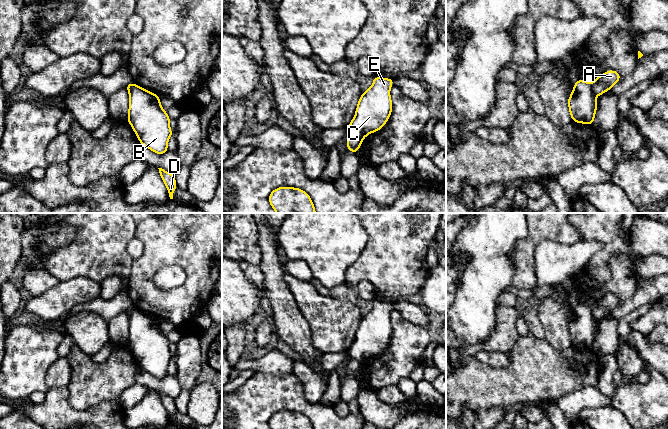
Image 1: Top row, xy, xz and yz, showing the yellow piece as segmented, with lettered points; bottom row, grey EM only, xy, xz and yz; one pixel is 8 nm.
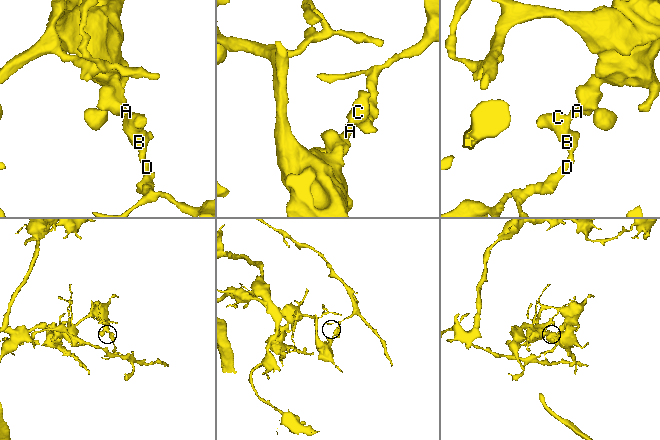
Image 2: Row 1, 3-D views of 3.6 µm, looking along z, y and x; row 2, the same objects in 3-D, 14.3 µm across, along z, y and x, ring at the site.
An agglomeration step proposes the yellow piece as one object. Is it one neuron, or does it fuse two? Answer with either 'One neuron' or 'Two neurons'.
Two neurons

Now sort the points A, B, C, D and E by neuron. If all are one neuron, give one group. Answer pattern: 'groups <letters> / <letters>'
groups A / B C D E

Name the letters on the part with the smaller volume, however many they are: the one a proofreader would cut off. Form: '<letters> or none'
B, C, D, E

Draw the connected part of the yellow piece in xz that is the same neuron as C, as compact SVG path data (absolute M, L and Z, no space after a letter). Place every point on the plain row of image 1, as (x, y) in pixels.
M374 301L372 310L361 319L348 354L350 359L364 363L383 352L392 336L390 312L393 303Z

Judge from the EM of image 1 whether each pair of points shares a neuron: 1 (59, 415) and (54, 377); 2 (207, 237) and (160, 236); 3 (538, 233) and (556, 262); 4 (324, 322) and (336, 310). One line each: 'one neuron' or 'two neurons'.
1: two neurons
2: one neuron
3: two neurons
4: one neuron

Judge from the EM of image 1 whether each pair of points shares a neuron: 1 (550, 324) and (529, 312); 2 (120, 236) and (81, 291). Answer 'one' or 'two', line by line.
1: two
2: two

